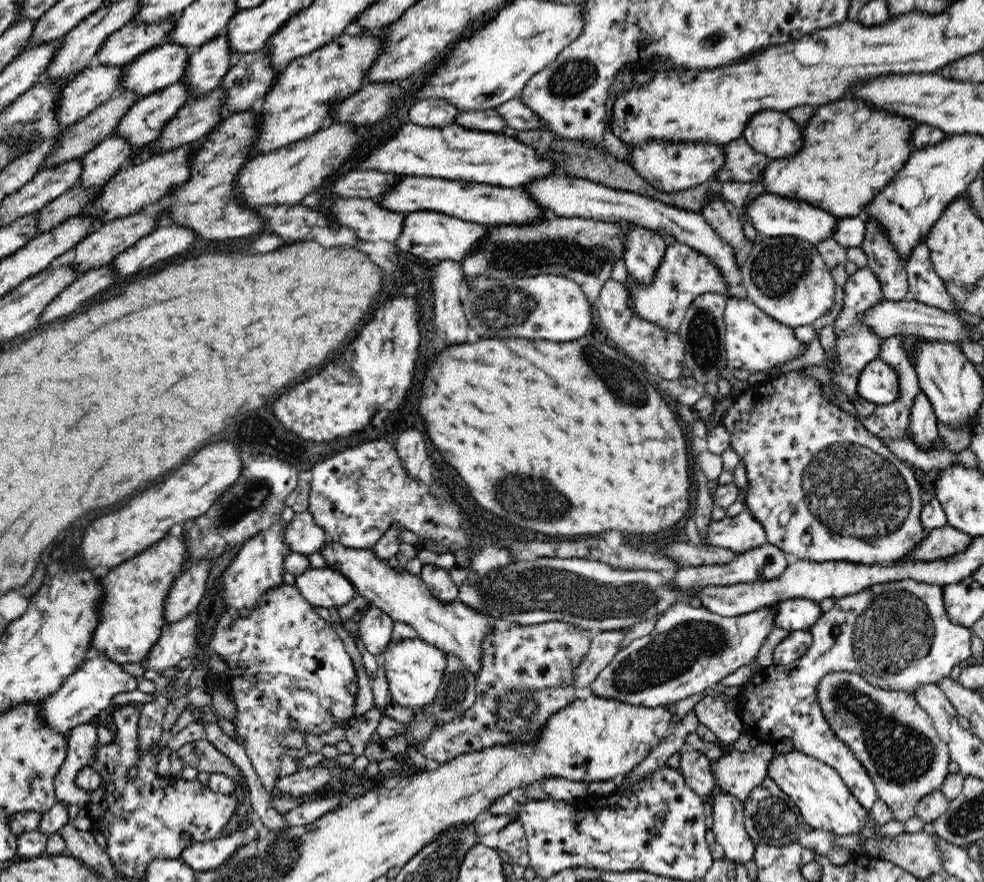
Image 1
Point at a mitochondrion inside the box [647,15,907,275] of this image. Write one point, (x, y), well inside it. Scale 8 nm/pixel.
(714, 39)

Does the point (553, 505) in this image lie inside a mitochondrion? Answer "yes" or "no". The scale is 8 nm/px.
yes

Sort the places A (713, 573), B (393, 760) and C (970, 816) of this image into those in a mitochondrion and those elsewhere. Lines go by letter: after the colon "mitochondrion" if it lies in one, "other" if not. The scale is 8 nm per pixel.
A: other
B: other
C: mitochondrion

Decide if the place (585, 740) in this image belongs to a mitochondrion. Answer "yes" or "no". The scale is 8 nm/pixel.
no

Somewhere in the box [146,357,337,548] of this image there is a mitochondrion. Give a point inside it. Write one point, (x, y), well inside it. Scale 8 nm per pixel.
(255, 492)

